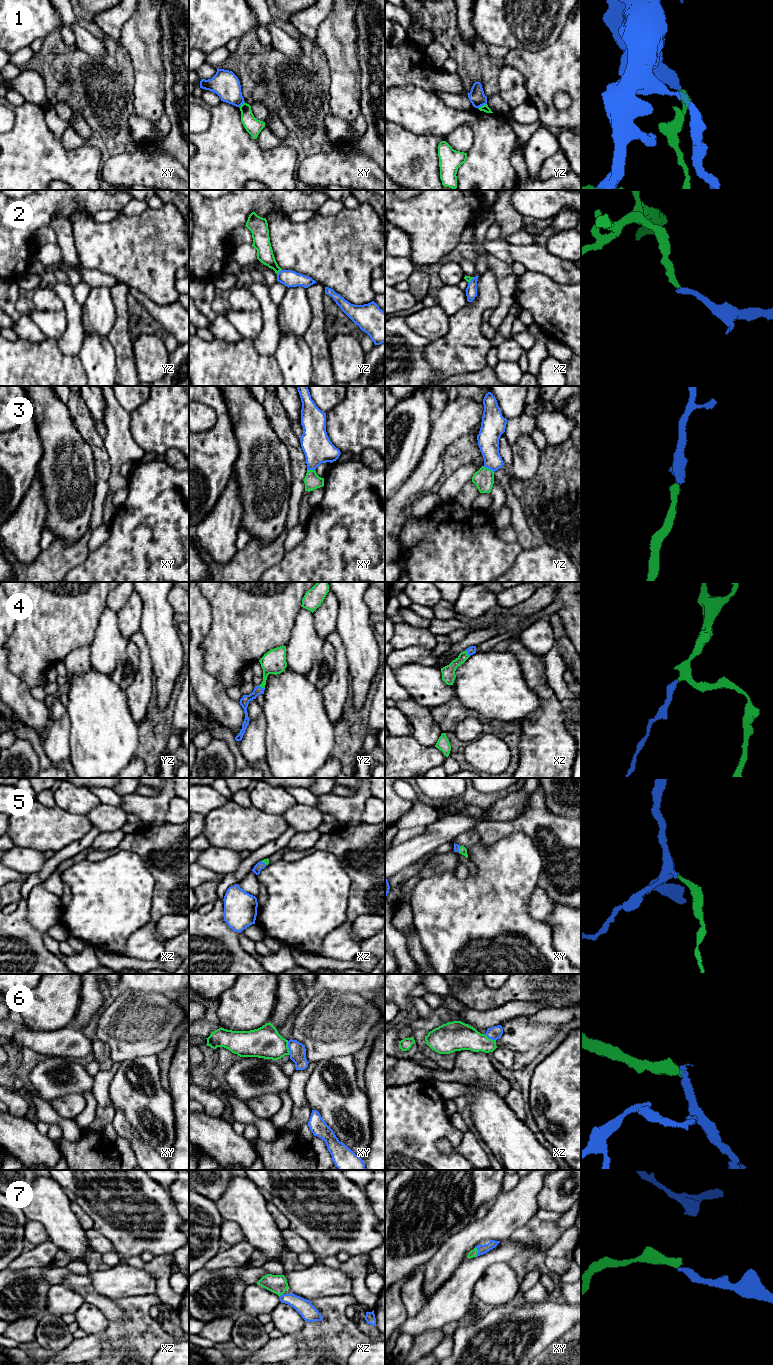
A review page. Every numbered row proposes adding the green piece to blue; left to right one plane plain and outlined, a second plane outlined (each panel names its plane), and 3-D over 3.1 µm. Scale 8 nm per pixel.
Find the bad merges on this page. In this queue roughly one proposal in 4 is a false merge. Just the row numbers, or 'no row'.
1, 6

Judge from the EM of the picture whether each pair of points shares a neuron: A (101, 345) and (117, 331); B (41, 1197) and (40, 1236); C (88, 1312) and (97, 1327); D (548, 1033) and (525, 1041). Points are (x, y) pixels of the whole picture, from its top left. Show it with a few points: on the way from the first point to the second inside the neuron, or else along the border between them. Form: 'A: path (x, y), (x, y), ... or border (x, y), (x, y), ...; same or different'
A: border (107, 337), (113, 348), (116, 361); different
B: border (29, 1219), (38, 1221), (49, 1238); different
C: path (88, 1316), (94, 1323); same
D: path (542, 1033), (531, 1035); same

